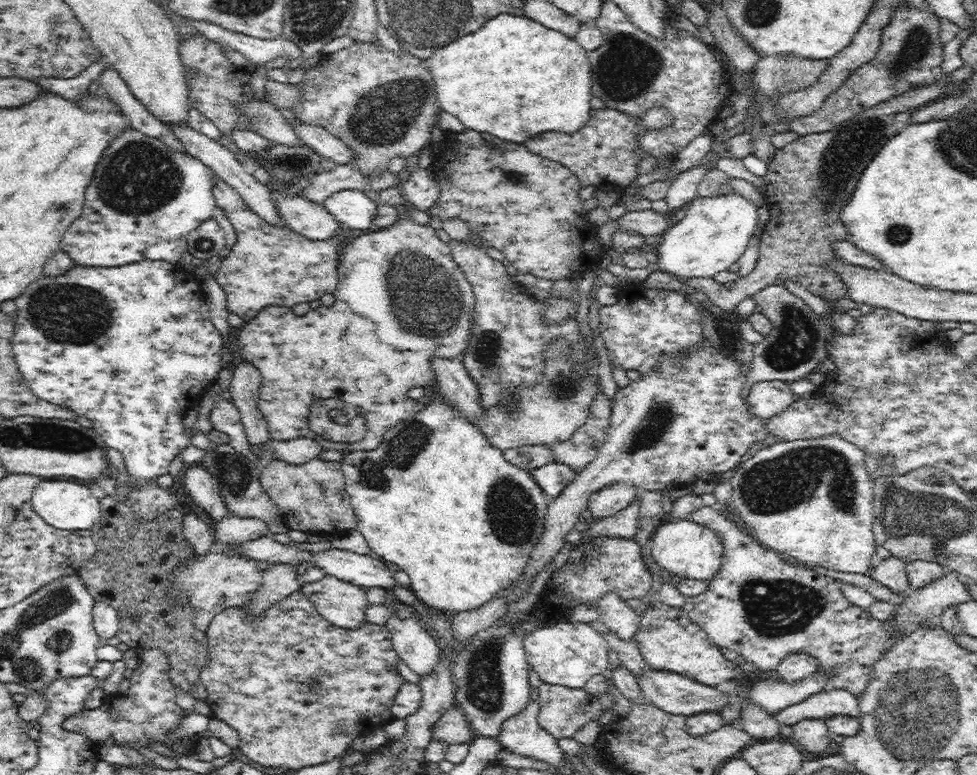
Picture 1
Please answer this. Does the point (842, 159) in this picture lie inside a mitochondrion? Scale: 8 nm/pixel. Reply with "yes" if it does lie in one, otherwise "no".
yes

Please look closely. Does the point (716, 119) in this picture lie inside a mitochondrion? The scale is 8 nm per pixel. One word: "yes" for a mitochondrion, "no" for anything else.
no

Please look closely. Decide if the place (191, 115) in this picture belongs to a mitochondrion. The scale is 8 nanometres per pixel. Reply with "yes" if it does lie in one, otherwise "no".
no

